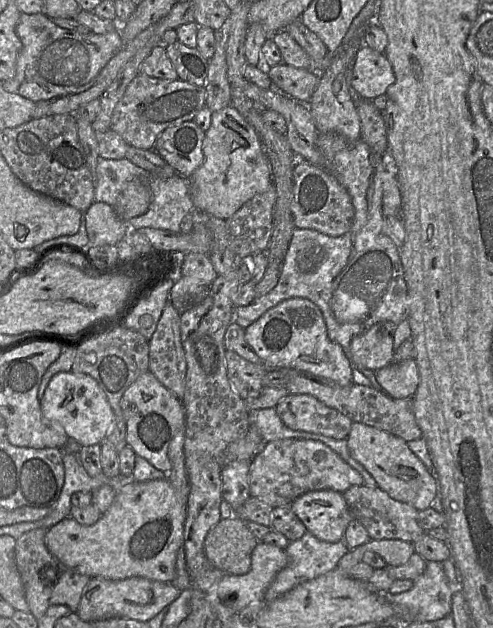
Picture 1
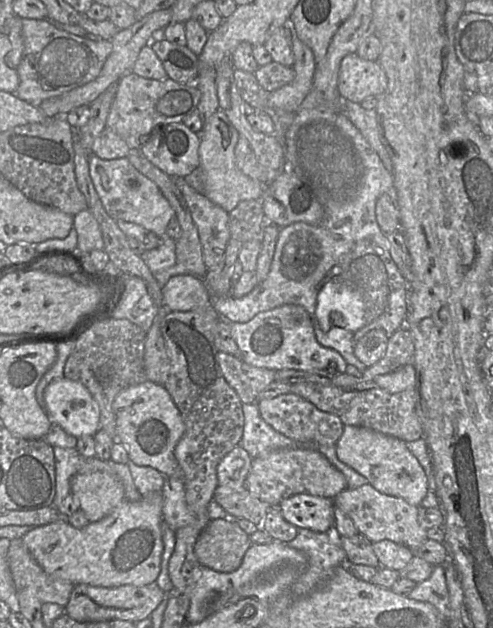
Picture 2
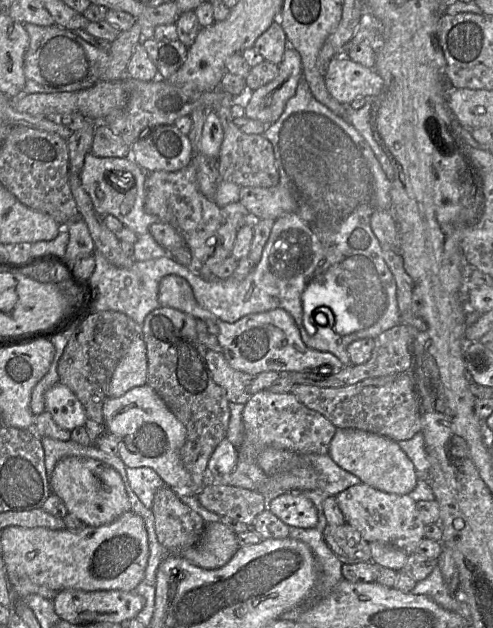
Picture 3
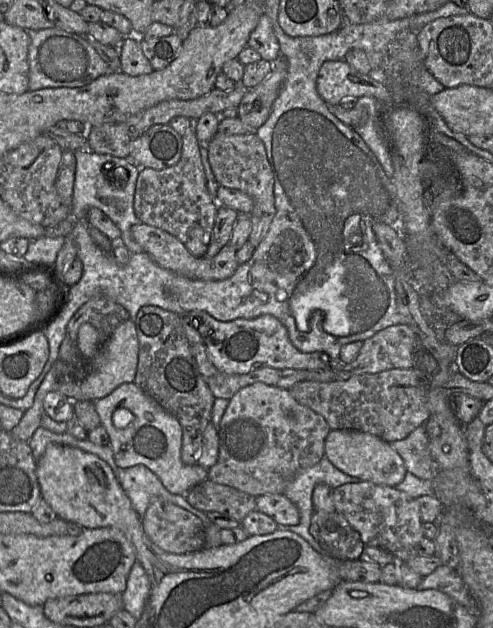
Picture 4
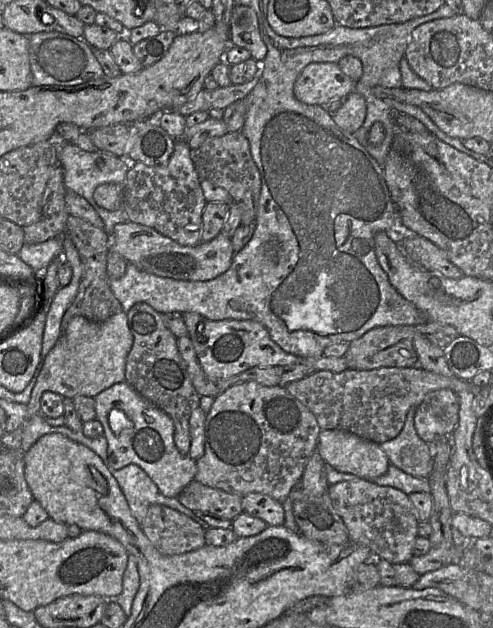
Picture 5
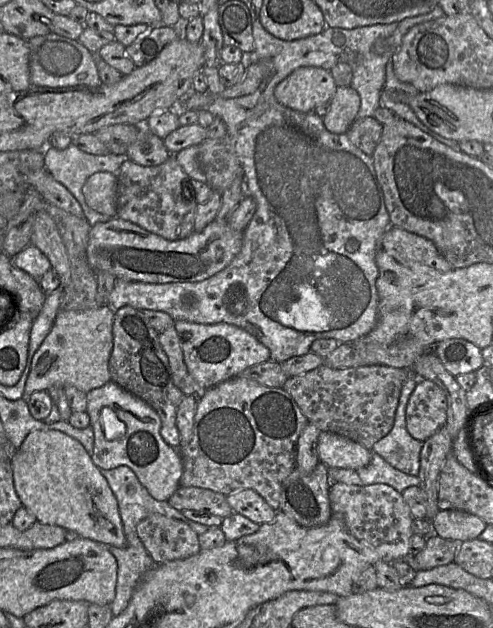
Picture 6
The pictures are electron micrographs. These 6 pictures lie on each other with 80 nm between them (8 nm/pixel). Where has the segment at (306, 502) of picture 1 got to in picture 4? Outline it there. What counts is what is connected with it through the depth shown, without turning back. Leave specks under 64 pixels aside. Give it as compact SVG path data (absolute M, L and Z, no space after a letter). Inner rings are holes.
M263 494L256 497L256 510L271 517L280 526L300 522L297 507L284 494Z

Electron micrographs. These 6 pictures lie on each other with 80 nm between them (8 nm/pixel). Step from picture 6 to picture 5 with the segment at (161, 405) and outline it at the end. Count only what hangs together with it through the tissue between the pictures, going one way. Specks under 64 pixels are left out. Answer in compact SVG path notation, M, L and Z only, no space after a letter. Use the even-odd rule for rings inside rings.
M136 303L126 314L133 345L126 360L125 382L171 417L174 443L182 455L188 456L191 446L189 419L192 411L200 406L201 395L195 390L179 353L177 337L166 326L163 313L146 303Z

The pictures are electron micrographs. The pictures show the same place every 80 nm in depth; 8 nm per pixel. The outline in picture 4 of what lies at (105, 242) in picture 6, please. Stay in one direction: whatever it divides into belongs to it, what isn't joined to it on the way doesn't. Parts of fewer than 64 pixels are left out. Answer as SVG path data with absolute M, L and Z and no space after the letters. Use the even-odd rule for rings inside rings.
M140 223L134 225L131 231L134 240L142 247L143 252L159 266L187 278L204 281L223 280L231 277L238 267L236 251L230 244L224 246L214 257L196 257L178 238L160 228Z

